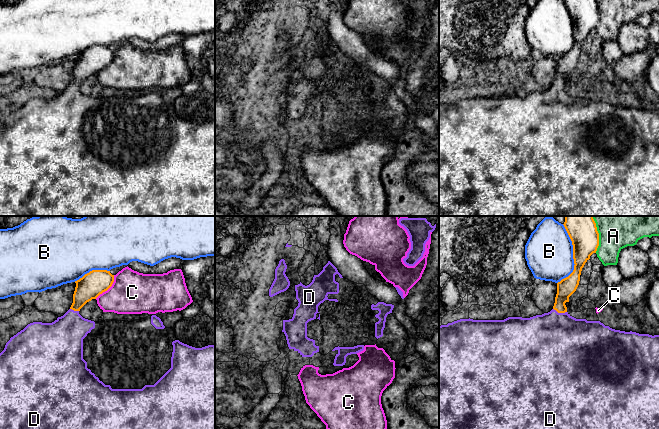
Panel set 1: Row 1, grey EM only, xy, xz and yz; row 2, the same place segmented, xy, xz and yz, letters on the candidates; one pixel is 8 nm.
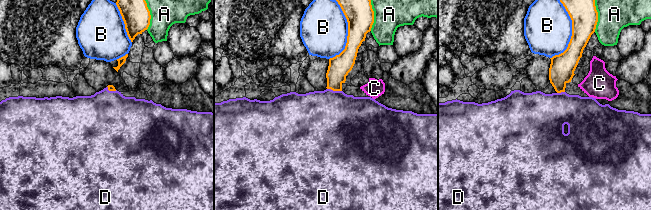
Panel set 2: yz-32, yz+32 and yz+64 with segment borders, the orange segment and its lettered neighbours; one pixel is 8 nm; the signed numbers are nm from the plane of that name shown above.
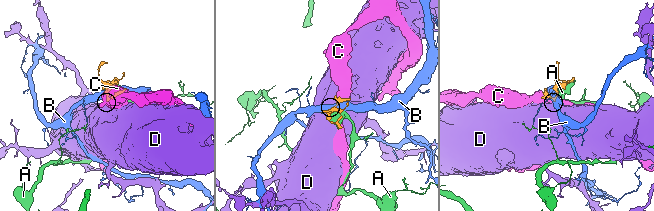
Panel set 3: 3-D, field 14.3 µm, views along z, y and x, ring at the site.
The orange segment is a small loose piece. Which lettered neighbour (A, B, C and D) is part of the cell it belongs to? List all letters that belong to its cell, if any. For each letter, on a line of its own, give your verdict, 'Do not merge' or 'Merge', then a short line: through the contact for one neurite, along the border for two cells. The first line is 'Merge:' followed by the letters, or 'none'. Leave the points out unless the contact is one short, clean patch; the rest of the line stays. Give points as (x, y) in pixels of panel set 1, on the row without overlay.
Merge: D
A: Do not merge
B: Do not merge
C: Do not merge
D: Merge. Line: yz (566, 63), (560, 75), (560, 88), (557, 100), (557, 119)

